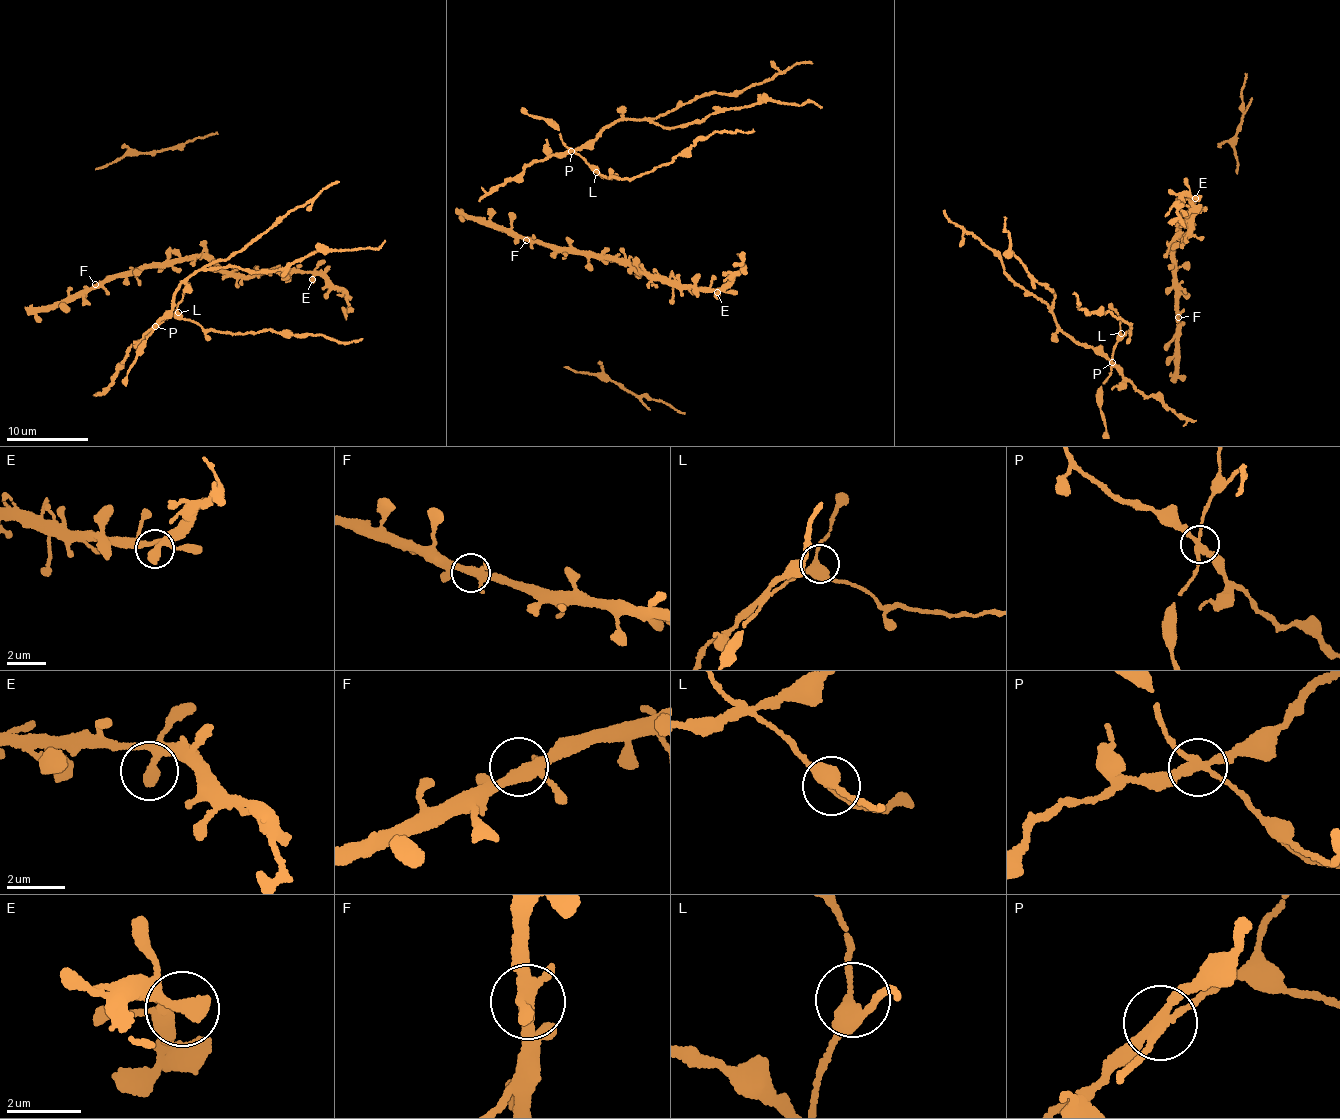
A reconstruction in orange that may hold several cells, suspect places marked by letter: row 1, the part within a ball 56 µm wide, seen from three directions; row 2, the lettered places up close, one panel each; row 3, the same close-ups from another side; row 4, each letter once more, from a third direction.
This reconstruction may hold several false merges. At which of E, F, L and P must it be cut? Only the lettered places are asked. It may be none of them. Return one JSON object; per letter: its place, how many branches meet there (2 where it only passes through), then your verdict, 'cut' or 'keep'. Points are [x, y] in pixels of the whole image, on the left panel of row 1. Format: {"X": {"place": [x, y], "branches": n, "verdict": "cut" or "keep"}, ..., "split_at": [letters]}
{"E": {"place": [312, 279], "branches": 3, "verdict": "keep"}, "F": {"place": [95, 284], "branches": 4, "verdict": "keep"}, "L": {"place": [178, 312], "branches": 3, "verdict": "keep"}, "P": {"place": [155, 326], "branches": 4, "verdict": "cut"}, "split_at": ["P"]}

